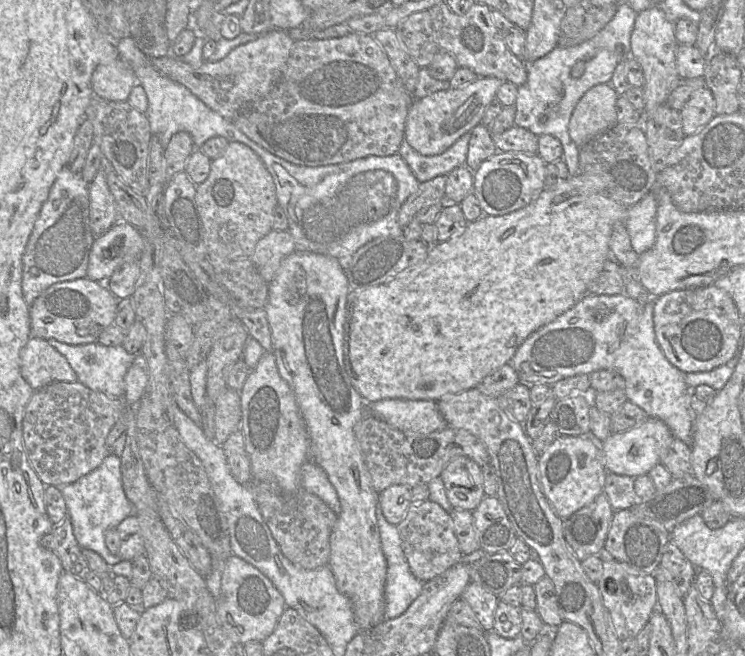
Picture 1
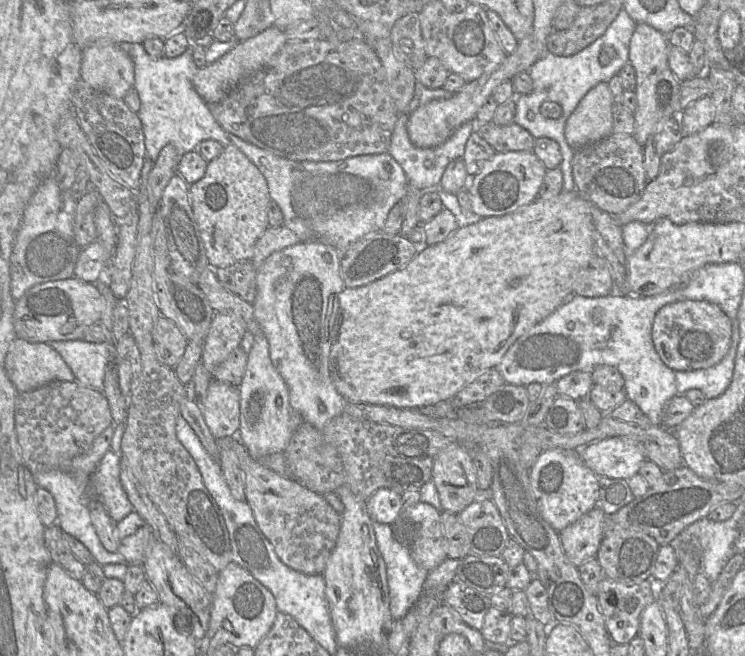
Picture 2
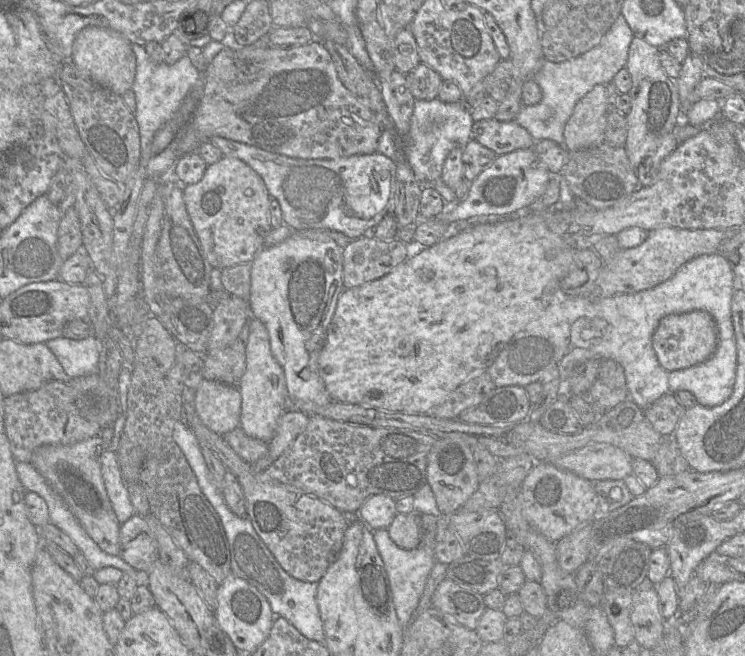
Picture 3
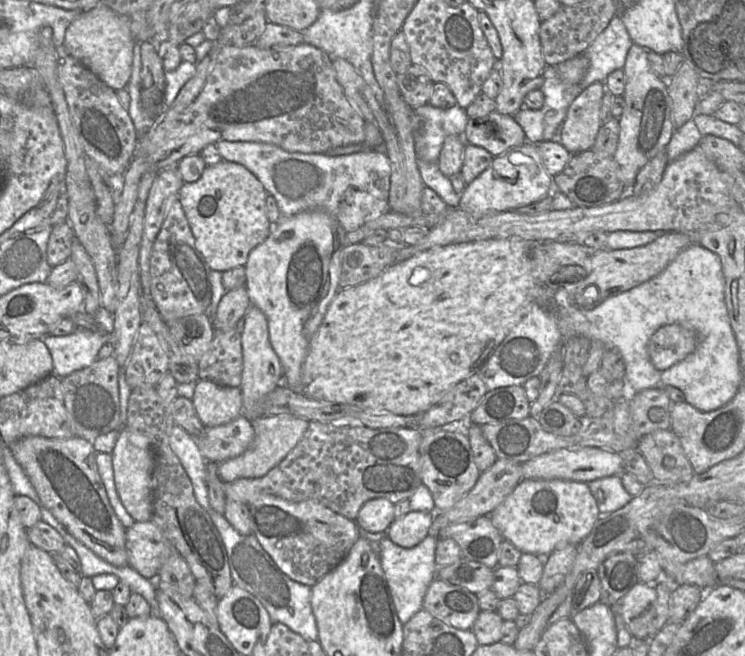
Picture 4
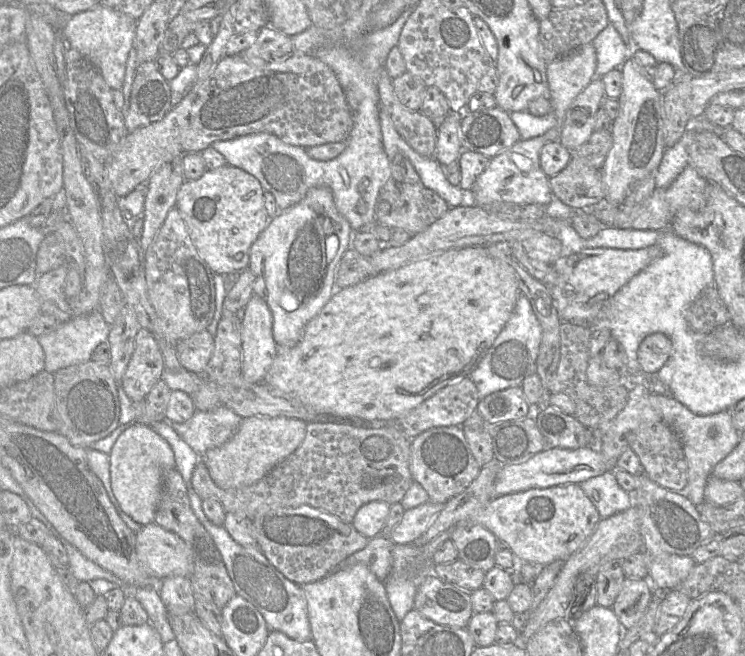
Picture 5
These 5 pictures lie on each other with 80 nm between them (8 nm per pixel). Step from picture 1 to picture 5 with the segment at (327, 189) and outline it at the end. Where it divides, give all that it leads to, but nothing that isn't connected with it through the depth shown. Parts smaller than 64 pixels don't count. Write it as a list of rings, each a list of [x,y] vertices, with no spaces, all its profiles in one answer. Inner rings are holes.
[[[404,12],[390,26],[370,30],[357,40],[312,52],[335,73],[353,113],[353,127],[346,140],[347,146],[340,155],[327,161],[315,160],[309,157],[305,148],[289,145],[266,132],[217,141],[211,146],[225,157],[229,165],[253,175],[264,191],[274,196],[279,211],[301,201],[312,187],[328,187],[338,212],[349,222],[351,229],[358,232],[363,226],[375,220],[375,206],[380,189],[391,176],[390,160],[382,144],[377,78],[384,69],[391,49],[397,45],[410,12]],[[363,179],[369,181],[369,186],[361,193],[358,185]]]

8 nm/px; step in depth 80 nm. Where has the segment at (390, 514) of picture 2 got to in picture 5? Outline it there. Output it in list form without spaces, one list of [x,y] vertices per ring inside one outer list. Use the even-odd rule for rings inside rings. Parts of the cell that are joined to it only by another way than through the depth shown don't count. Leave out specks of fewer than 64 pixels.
[[[384,501],[366,503],[357,510],[351,524],[368,539],[382,535],[381,532],[389,515],[390,506]]]

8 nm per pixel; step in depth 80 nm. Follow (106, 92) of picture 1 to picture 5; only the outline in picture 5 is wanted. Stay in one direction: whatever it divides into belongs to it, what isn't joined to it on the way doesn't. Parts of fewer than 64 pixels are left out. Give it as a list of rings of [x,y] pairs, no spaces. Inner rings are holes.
[[[97,5],[88,11],[71,16],[60,34],[97,68],[111,89],[121,90],[127,58],[135,41],[136,24],[137,20],[132,17]]]

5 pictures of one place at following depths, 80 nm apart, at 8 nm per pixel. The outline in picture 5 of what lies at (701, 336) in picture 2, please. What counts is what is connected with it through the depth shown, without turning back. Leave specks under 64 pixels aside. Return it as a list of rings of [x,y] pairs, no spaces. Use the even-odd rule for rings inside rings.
[[[663,333],[647,336],[640,344],[637,359],[642,372],[647,376],[655,376],[665,365],[672,353],[672,342]]]

